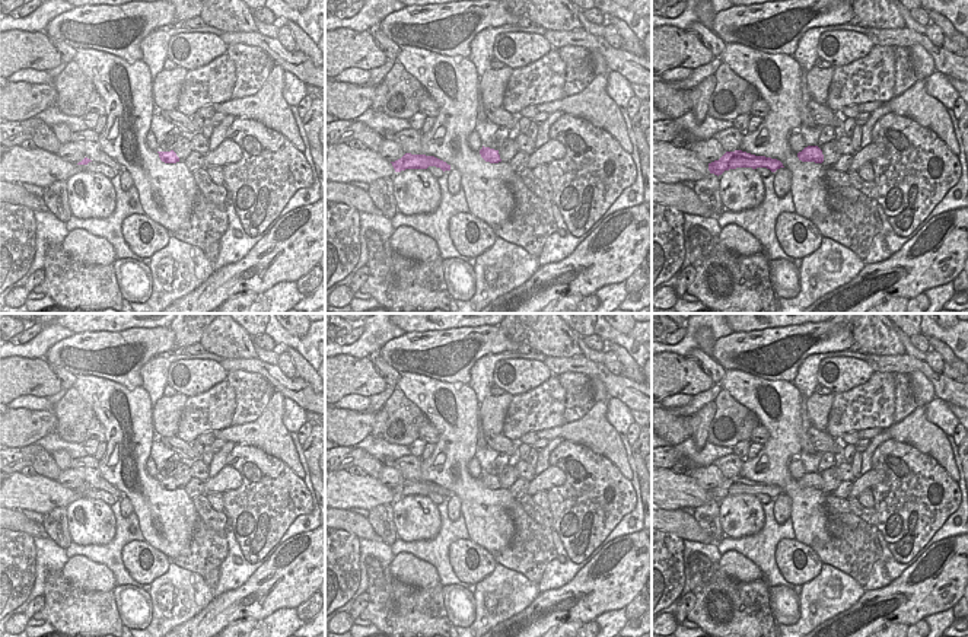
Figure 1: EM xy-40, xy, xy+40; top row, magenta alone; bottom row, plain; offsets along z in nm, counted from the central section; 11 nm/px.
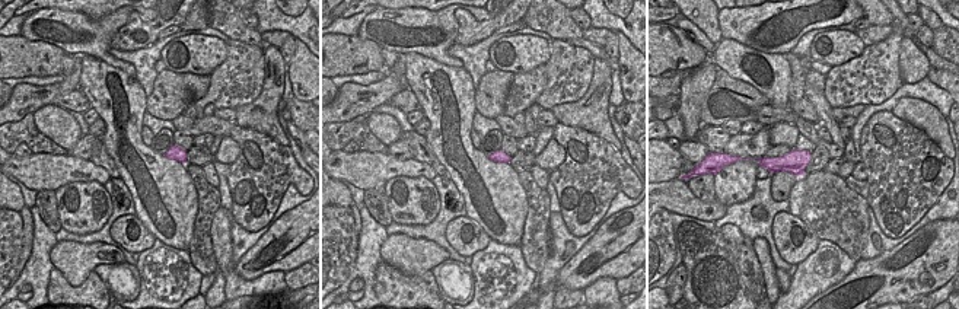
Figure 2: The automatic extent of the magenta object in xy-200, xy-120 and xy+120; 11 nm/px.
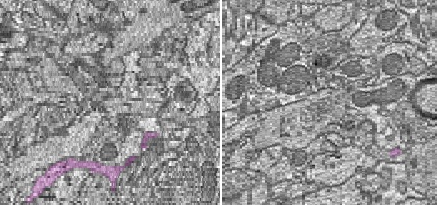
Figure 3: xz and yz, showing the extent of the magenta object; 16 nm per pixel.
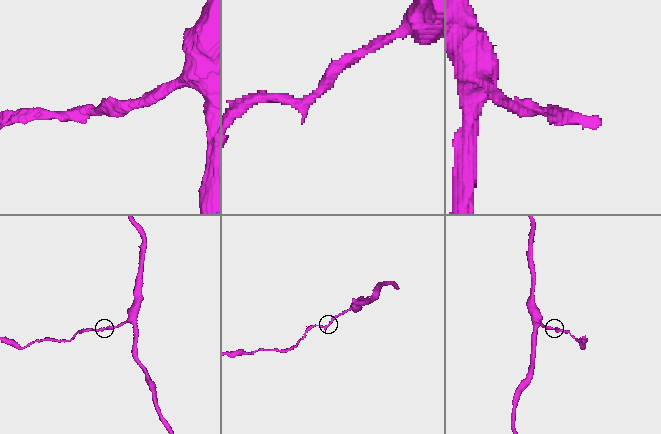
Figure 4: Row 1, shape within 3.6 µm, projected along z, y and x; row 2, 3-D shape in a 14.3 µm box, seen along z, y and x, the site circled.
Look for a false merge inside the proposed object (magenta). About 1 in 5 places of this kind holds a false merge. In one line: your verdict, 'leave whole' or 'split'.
leave whole

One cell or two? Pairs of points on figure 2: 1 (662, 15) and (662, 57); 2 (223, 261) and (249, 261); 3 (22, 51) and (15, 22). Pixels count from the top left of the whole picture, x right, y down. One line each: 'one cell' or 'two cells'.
1: two cells
2: two cells
3: two cells

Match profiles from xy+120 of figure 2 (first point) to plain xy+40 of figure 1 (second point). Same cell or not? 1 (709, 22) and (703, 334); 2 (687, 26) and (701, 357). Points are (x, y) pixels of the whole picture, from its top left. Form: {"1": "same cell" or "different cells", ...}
{"1": "same cell", "2": "same cell"}

